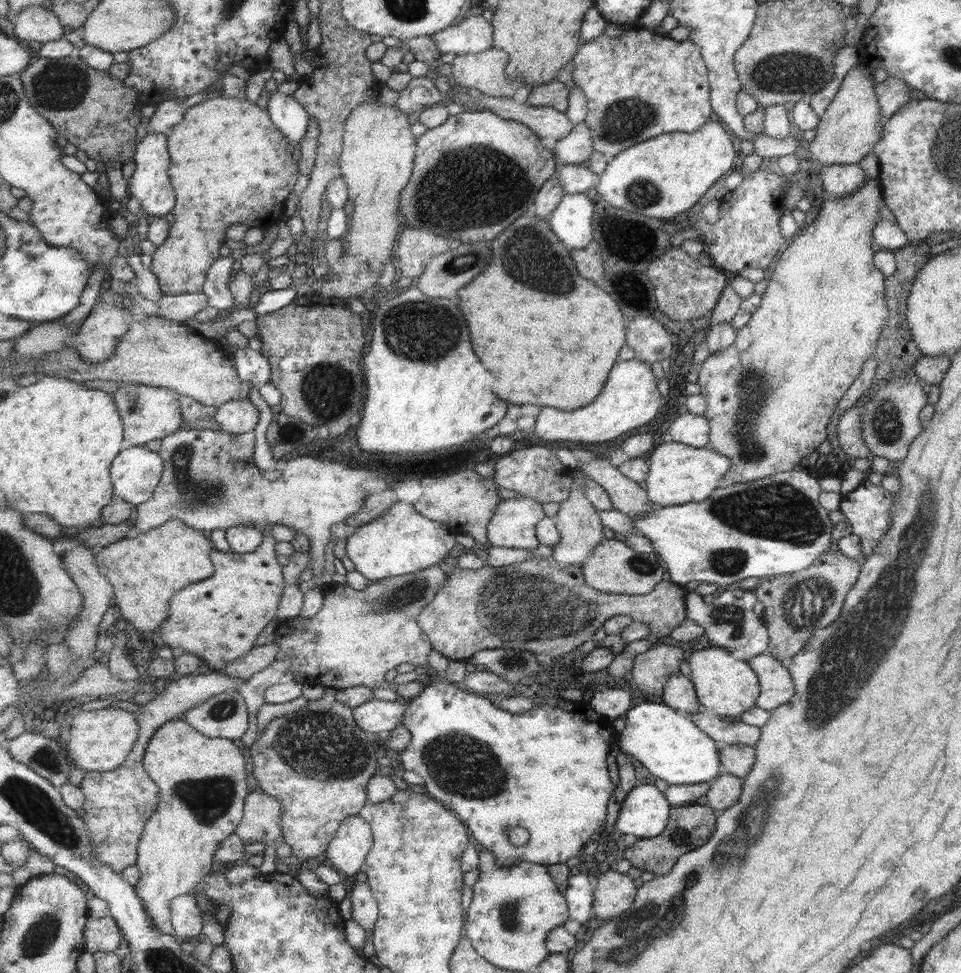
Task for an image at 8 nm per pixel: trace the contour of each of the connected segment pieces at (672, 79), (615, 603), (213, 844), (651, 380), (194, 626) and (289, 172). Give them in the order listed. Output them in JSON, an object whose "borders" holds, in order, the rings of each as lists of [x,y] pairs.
{"borders":[[[[645,28],[631,29],[617,38],[601,35],[583,44],[572,60],[572,82],[588,96],[589,114],[584,124],[592,128],[595,150],[609,160],[618,152],[650,138],[667,133],[691,134],[702,128],[711,116],[709,72],[703,61],[699,46],[689,39],[677,42]]],[[[449,555],[445,556],[443,562],[447,565],[453,566],[453,571],[448,574],[448,581],[446,585],[438,592],[433,602],[423,609],[423,612],[419,615],[418,623],[422,627],[423,632],[432,640],[432,645],[434,649],[440,652],[442,655],[453,661],[465,661],[469,660],[475,653],[480,650],[491,650],[501,648],[507,649],[526,649],[533,650],[540,657],[551,657],[559,658],[562,654],[567,654],[571,650],[575,650],[577,646],[581,646],[583,642],[591,640],[595,636],[595,632],[603,626],[603,623],[615,615],[629,616],[633,621],[642,622],[649,625],[650,628],[650,639],[652,640],[667,640],[668,636],[676,626],[679,626],[681,622],[686,621],[686,605],[685,605],[685,594],[686,591],[682,586],[675,583],[671,583],[669,580],[664,580],[659,582],[658,585],[654,586],[654,589],[644,595],[628,595],[628,594],[607,594],[601,592],[592,586],[587,584],[586,578],[584,577],[584,570],[581,567],[567,567],[563,569],[559,563],[557,563],[554,558],[551,559],[541,559],[533,558],[529,559],[523,563],[511,564],[509,566],[493,567],[485,564],[481,569],[461,569],[458,568],[455,559],[452,559]]],[[[173,719],[167,722],[151,739],[145,753],[144,765],[161,790],[160,803],[155,816],[147,823],[138,848],[137,867],[140,872],[136,884],[137,895],[143,901],[151,921],[159,932],[175,936],[171,903],[179,897],[198,891],[202,882],[218,865],[215,851],[222,842],[236,832],[242,818],[247,795],[250,771],[242,750],[228,738],[211,738],[197,730],[191,723]]],[[[637,358],[615,362],[615,368],[611,368],[611,378],[607,378],[607,386],[603,386],[603,394],[593,404],[573,412],[545,406],[538,414],[533,435],[545,441],[572,441],[590,445],[609,442],[631,428],[641,428],[641,424],[649,423],[657,414],[661,398],[655,388],[655,376],[651,374],[648,363],[642,363]]],[[[269,531],[257,552],[224,554],[215,549],[212,562],[216,570],[213,576],[186,586],[171,597],[170,615],[157,631],[165,646],[176,653],[199,655],[215,672],[221,672],[230,662],[254,650],[267,624],[277,621],[278,606],[287,586],[283,566],[277,562],[275,538]]],[[[222,95],[192,106],[185,115],[185,122],[175,128],[173,138],[169,138],[169,150],[173,156],[171,182],[175,182],[175,190],[179,194],[179,202],[173,210],[177,222],[171,230],[173,238],[168,238],[152,255],[151,266],[159,277],[164,294],[203,292],[207,272],[219,258],[219,250],[228,239],[226,232],[231,224],[269,230],[285,218],[285,202],[299,180],[299,166],[295,162],[290,138],[275,124],[268,109],[249,99],[225,98]]]]}

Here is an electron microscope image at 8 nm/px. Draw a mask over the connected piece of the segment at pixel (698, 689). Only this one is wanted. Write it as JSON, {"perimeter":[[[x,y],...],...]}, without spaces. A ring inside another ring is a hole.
{"perimeter":[[[707,646],[693,652],[687,662],[689,680],[693,683],[694,693],[702,710],[724,719],[738,720],[744,712],[756,704],[757,692],[761,687],[757,684],[757,675],[745,664],[745,660],[731,657],[726,649]]]}

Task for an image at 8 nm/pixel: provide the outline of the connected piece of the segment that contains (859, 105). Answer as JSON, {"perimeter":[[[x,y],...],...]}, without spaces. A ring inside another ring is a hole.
{"perimeter":[[[862,62],[847,72],[834,100],[824,116],[819,118],[814,128],[813,140],[807,144],[810,162],[818,166],[835,163],[854,165],[873,152],[872,148],[882,138],[885,125],[884,118],[880,115],[880,104],[874,92],[874,85],[870,68],[865,67]]]}

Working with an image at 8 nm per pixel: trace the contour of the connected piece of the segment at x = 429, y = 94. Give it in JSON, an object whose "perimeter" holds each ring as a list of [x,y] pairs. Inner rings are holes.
{"perimeter":[[[432,76],[412,79],[411,84],[399,94],[395,105],[400,111],[411,114],[417,110],[426,111],[436,106],[437,102],[443,100],[442,92],[439,92],[433,84]]]}

